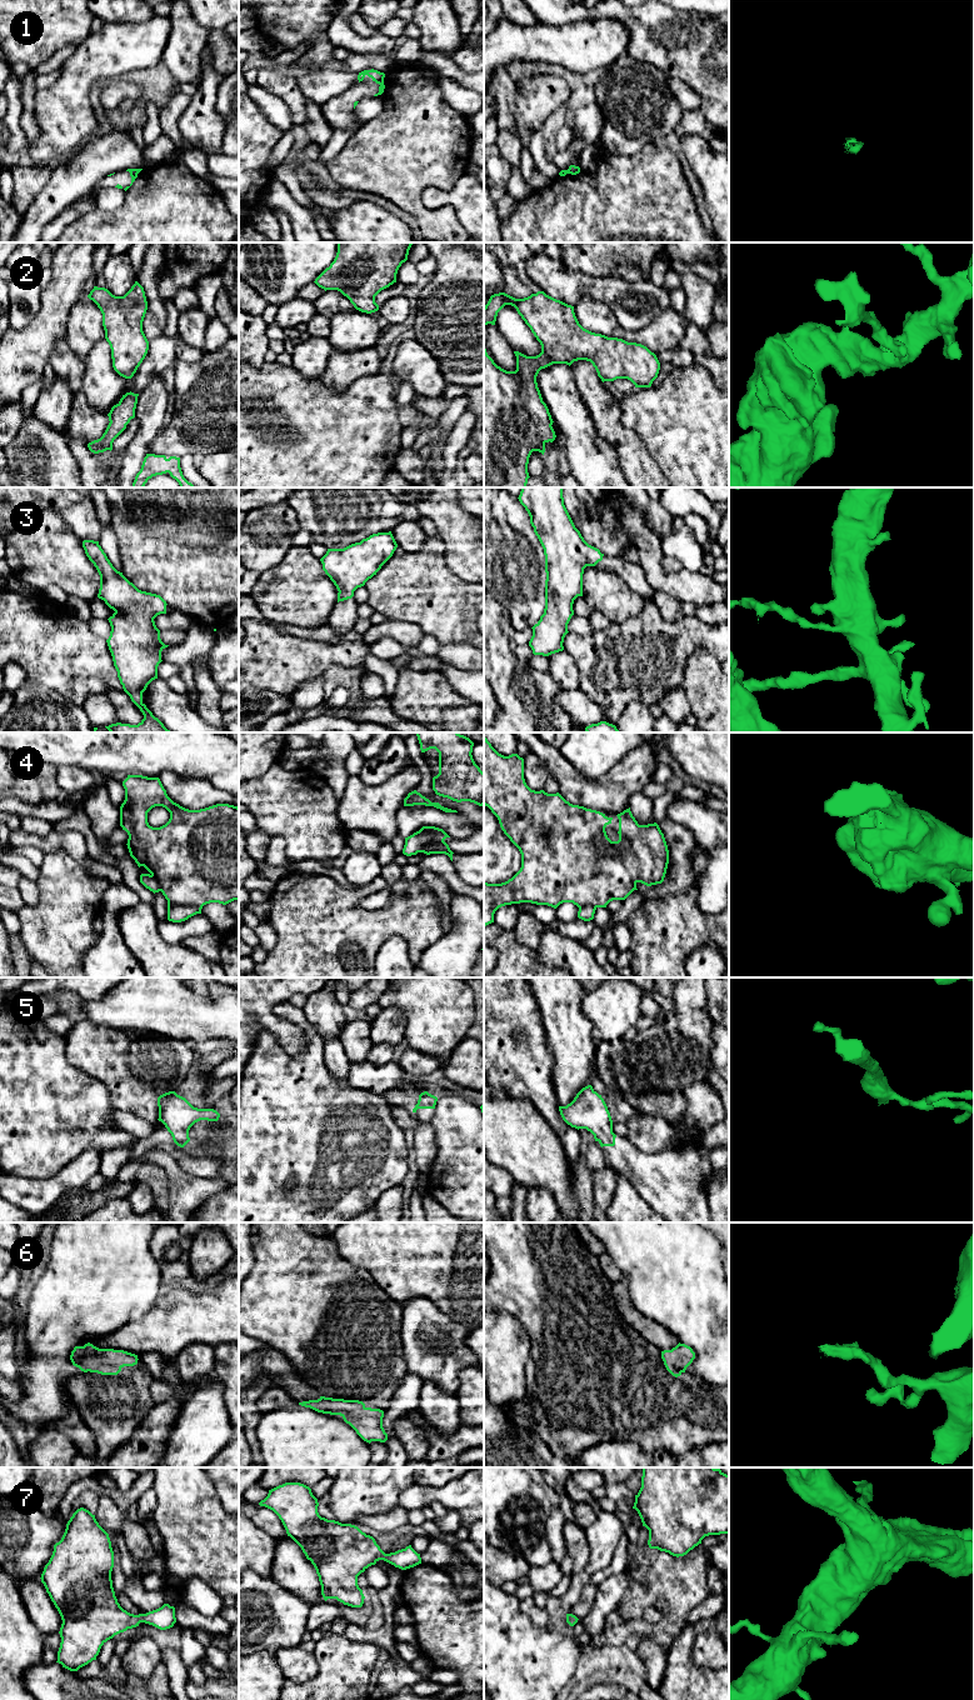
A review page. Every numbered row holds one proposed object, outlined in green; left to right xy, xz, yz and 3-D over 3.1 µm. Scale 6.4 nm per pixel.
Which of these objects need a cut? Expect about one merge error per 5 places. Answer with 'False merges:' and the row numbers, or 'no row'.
False merges: 4

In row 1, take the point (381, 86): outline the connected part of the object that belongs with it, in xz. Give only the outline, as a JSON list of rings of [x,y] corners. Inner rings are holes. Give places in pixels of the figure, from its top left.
[[[364,70],[361,72],[359,72],[358,75],[358,80],[359,82],[364,80],[365,76],[369,76],[373,79],[373,81],[375,81],[376,84],[379,84],[379,92],[375,94],[374,96],[378,96],[378,95],[381,95],[384,92],[384,89],[385,89],[385,85],[384,85],[384,78],[385,78],[385,74],[384,72],[380,72],[378,70]]]

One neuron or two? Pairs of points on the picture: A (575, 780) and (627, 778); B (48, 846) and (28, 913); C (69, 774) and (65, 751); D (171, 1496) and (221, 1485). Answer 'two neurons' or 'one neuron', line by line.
A: one neuron
B: two neurons
C: two neurons
D: two neurons

